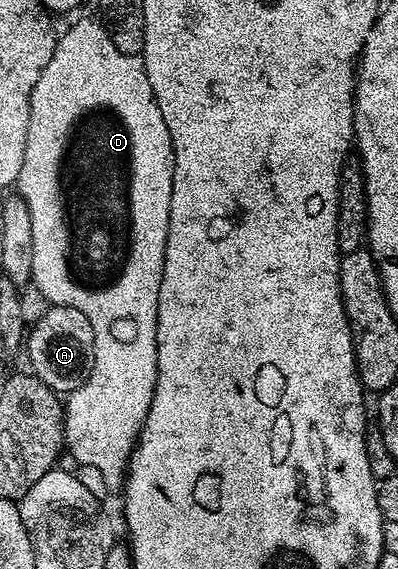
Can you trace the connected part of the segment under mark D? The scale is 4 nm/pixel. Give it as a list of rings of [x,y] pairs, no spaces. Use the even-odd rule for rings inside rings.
[[[97,18],[78,19],[63,35],[57,36],[52,61],[44,65],[44,73],[40,81],[32,89],[30,98],[30,116],[28,117],[28,137],[24,145],[24,165],[20,165],[20,177],[16,184],[16,193],[28,205],[28,213],[32,221],[32,283],[50,305],[80,309],[84,317],[88,317],[88,325],[92,325],[92,345],[94,360],[90,366],[90,375],[74,391],[64,399],[64,418],[62,434],[64,447],[68,454],[84,465],[93,465],[104,473],[107,488],[121,488],[128,466],[128,456],[138,442],[138,434],[142,432],[144,421],[148,417],[148,409],[152,405],[152,397],[156,389],[158,366],[156,365],[156,309],[160,281],[164,269],[164,249],[168,241],[168,209],[172,205],[172,173],[174,172],[174,150],[168,127],[164,125],[164,117],[160,117],[160,109],[154,100],[152,85],[148,81],[148,73],[141,55],[120,53],[116,45],[112,45],[112,37],[104,30]]]

